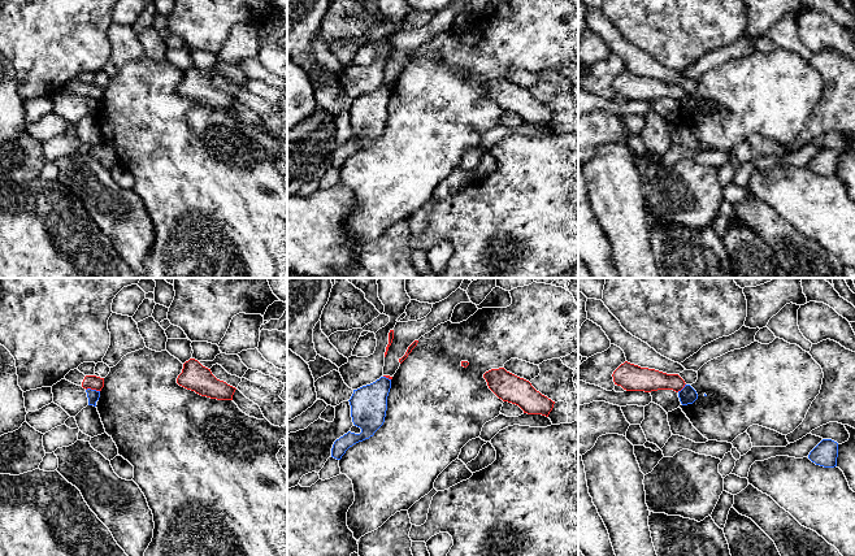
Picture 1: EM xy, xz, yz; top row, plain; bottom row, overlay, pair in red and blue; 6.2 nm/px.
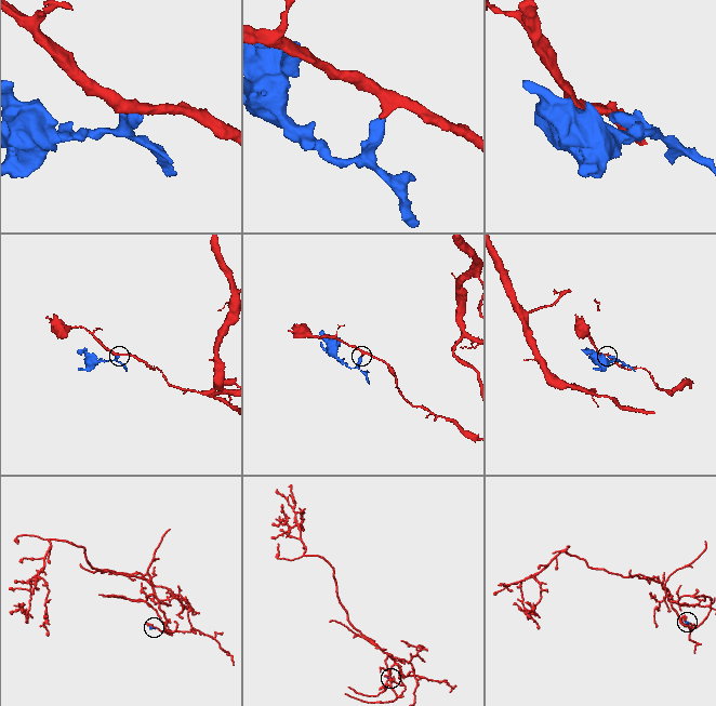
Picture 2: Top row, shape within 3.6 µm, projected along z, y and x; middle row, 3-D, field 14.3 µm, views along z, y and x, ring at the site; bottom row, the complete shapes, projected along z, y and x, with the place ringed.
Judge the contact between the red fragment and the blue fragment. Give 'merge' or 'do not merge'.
do not merge

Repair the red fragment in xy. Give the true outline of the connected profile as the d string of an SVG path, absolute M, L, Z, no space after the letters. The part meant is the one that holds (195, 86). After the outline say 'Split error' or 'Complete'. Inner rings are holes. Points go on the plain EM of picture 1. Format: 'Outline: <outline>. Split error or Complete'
Outline: M190 68L183 73L182 82L177 92L187 99L195 100L201 105L217 109L233 109L235 96L217 88L211 78L203 75L198 69Z. Complete

